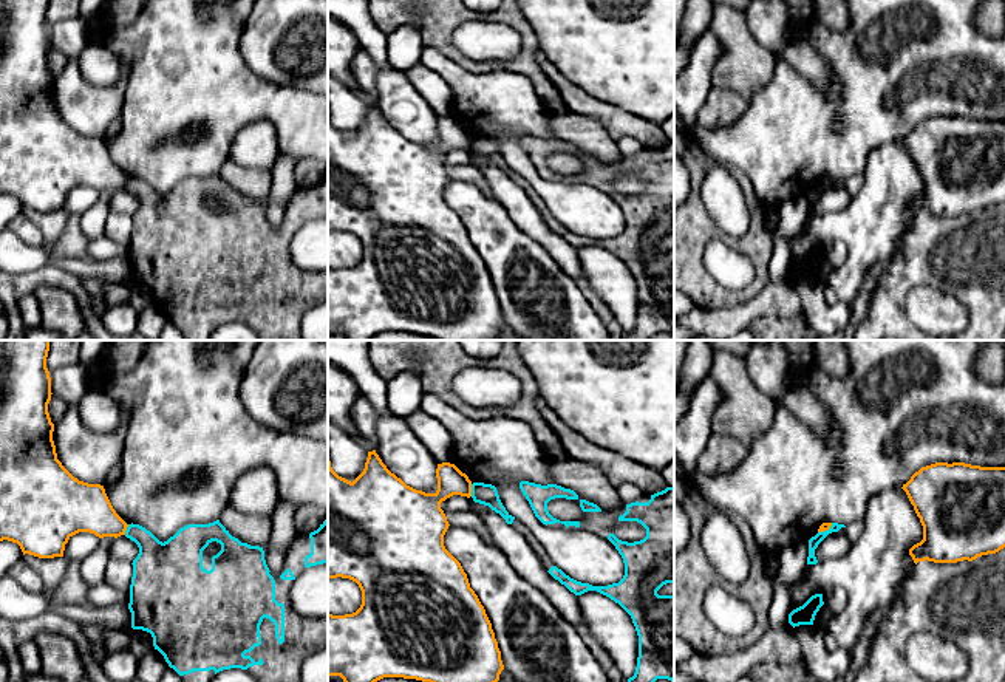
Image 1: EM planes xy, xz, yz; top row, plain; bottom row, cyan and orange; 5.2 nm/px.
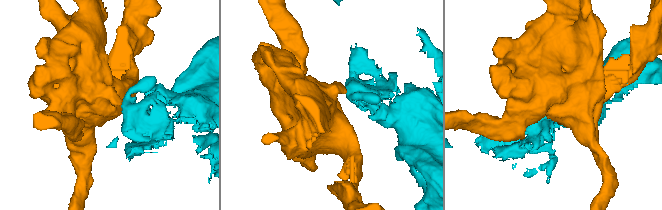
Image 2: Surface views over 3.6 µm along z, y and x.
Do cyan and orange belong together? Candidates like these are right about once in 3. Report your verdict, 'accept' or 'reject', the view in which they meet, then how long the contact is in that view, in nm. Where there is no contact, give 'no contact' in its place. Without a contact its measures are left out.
reject; contact in xz; length 60 nm

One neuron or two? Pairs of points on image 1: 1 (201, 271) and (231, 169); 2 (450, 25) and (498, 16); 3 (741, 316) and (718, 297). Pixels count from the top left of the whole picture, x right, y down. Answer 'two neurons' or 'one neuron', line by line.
1: two neurons
2: one neuron
3: two neurons

